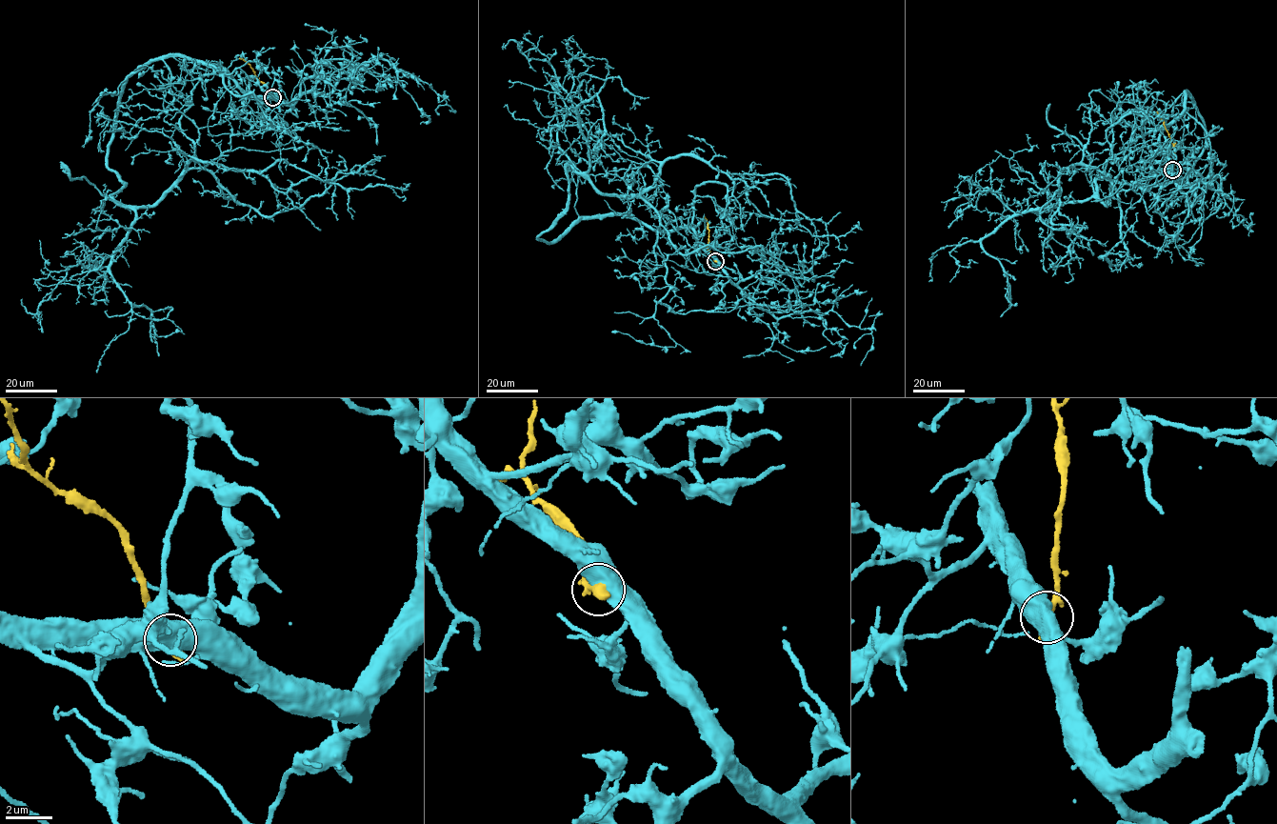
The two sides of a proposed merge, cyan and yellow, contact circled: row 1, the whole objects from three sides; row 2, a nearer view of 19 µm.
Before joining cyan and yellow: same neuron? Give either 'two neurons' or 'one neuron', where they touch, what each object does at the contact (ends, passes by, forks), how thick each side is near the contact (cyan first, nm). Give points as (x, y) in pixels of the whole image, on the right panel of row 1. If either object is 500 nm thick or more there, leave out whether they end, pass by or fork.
two neurons; place (1172, 170); calibres 800 and 500 nm

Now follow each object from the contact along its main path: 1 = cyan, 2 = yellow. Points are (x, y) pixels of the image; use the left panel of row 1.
1: (271, 98), (215, 73), (192, 89), (179, 123), (192, 160), (135, 211), (113, 256), (131, 313), (96, 372)
2: (271, 98), (268, 87), (256, 78), (249, 64), (239, 58)

